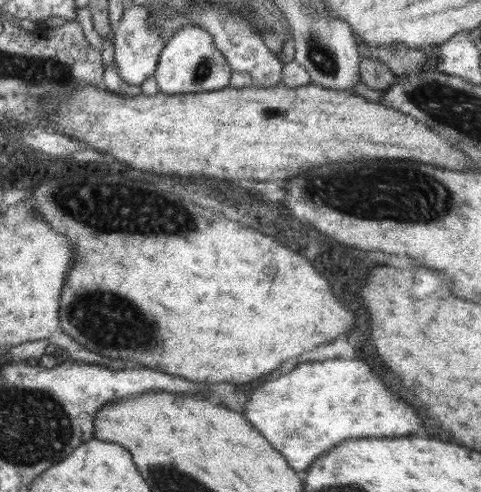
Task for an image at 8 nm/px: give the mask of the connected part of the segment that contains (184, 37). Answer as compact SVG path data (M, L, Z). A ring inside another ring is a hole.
M185 25L168 38L160 53L154 78L162 93L185 95L228 87L232 72L226 58L214 46L210 33L197 25Z

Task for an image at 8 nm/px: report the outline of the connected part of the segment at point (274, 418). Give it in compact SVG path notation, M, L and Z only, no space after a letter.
M324 360L324 362L304 362L292 372L282 374L276 380L264 382L243 396L243 416L282 456L286 457L292 469L302 473L318 456L324 456L330 448L345 440L356 438L373 439L380 437L406 437L423 426L418 410L408 406L400 396L388 390L388 386L378 380L372 368L364 360Z

